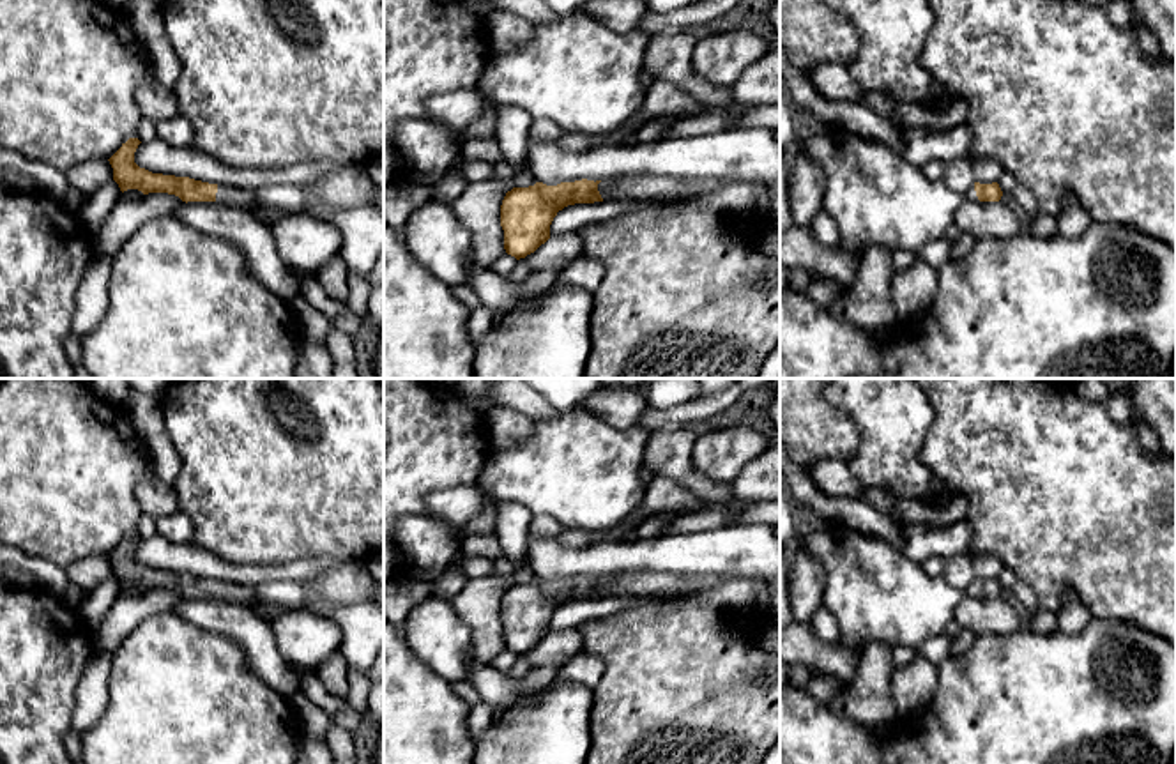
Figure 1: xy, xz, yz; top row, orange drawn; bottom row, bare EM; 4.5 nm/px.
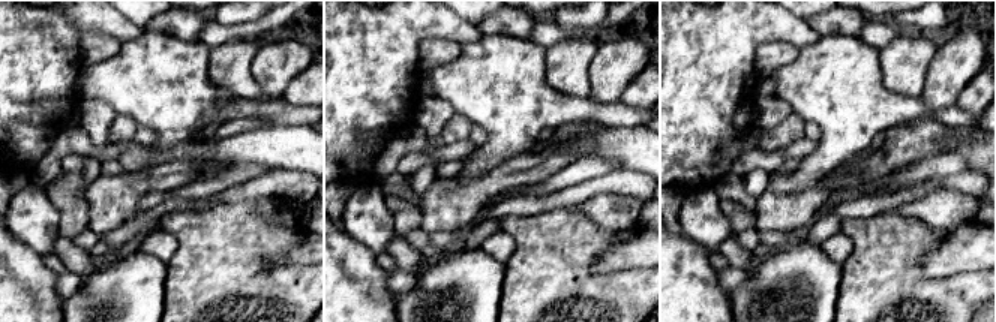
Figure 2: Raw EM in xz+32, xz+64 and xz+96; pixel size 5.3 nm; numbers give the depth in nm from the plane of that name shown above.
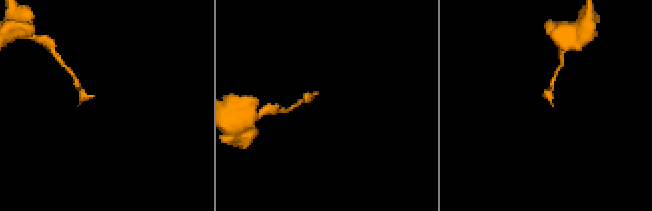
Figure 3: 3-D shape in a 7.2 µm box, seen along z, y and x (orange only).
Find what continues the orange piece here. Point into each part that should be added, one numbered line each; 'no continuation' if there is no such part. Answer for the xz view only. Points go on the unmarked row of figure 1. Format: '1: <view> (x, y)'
no continuation

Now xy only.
1: xy (243, 595)

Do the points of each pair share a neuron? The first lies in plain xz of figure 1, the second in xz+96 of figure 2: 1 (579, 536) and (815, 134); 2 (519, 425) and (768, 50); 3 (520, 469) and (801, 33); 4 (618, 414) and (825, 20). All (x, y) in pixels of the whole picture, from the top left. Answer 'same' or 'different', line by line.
1: same
2: same
3: different
4: same

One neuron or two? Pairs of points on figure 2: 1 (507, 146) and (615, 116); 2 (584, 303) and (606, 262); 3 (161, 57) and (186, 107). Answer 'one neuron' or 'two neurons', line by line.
1: one neuron
2: two neurons
3: one neuron

